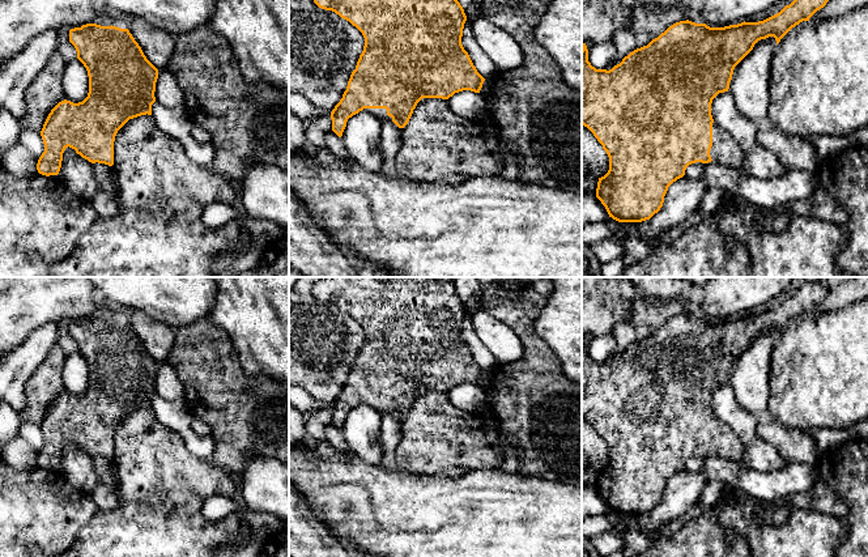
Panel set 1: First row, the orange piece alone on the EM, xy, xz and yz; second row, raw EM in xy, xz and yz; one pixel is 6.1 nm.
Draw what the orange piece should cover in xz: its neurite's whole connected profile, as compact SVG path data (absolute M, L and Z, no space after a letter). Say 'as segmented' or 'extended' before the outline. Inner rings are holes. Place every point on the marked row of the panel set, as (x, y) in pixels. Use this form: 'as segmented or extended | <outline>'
extended | M314 0L356 26L365 38L363 51L346 90L331 112L332 131L341 137L346 122L366 111L404 128L422 98L448 99L455 93L480 93L485 78L461 44L467 21L458 0Z

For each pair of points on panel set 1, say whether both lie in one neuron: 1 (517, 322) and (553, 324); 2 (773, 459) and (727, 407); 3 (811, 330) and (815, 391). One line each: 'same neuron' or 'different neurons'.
1: different neurons
2: same neuron
3: same neuron

